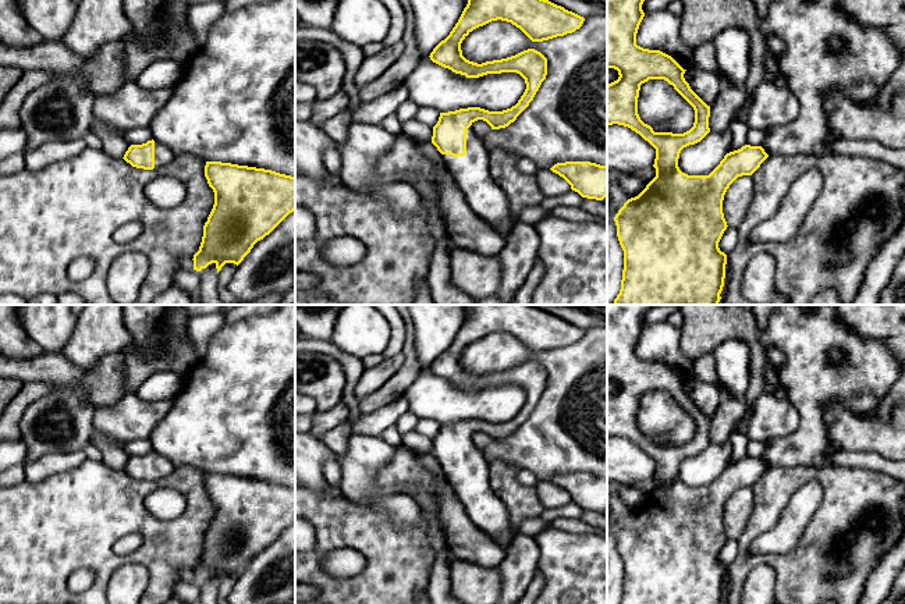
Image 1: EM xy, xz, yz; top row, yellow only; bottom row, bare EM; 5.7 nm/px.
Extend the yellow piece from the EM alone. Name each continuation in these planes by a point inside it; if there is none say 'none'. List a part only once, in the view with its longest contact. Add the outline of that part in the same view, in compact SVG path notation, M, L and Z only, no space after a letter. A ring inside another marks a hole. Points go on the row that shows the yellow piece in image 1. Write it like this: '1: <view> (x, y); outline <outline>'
1: xz (471, 173); outline M472 127L466 129L466 154L441 154L446 167L462 192L471 210L497 228L512 227L508 200L493 182L489 170L489 152Z

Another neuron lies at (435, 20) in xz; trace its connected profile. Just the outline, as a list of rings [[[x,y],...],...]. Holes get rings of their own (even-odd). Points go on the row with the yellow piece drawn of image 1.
[[[409,0],[415,17],[415,36],[423,57],[444,40],[464,11],[464,0]]]

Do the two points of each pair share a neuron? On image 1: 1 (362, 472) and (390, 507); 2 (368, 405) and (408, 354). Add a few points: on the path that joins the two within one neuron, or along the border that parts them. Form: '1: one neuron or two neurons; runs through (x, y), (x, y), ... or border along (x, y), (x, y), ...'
1: one neuron; runs through (362, 482), (380, 501)
2: one neuron; runs through (382, 397), (408, 372), (408, 368)

